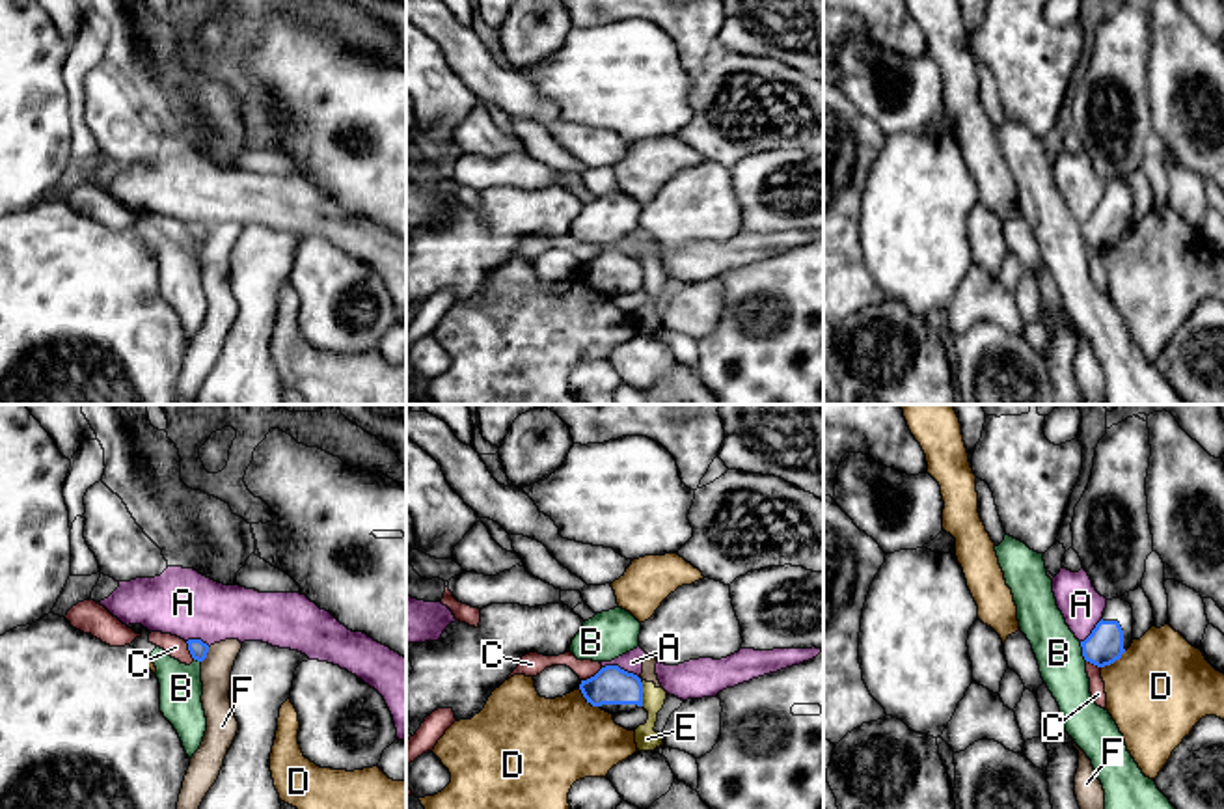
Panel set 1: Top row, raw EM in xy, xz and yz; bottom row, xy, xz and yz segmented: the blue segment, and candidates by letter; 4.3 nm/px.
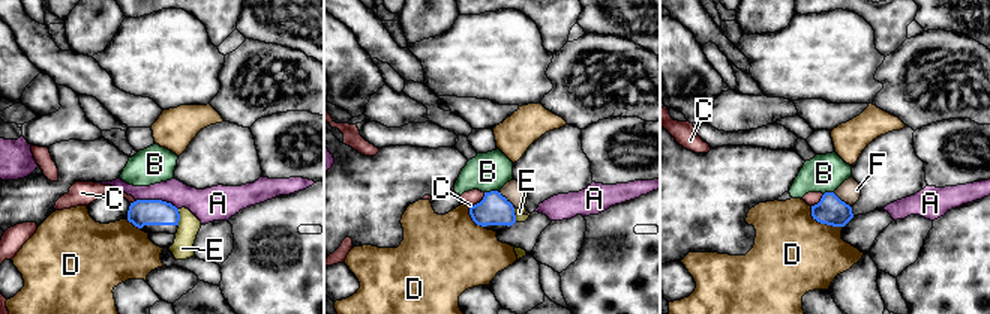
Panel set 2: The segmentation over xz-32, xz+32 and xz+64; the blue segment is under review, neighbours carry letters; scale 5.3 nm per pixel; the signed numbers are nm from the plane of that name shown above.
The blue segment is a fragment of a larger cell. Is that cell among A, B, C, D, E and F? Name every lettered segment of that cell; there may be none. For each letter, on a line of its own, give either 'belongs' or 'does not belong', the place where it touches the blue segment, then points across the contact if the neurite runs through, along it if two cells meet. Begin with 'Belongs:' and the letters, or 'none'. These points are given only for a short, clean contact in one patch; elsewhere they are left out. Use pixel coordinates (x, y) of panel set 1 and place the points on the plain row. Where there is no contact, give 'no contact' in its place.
Belongs: none
A: does not belong; meets blue in xz at (619, 250); border along xz (602, 248), (619, 248), (638, 260)
B: does not belong; meets blue in yz at (1083, 233); border along yz (1079, 224), (1081, 237), (1087, 243)
C: does not belong; meets blue in xz at (591, 260); border along xz (602, 250), (582, 263)
D: does not belong; meets blue in xz at (587, 282); border along xz (578, 271), (598, 289)
E: does not belong; meets blue in xz at (641, 274); border along xz (638, 260), (643, 287)
F: does not belong; meets blue in xy at (205, 237); border along xy (209, 230), (202, 245)

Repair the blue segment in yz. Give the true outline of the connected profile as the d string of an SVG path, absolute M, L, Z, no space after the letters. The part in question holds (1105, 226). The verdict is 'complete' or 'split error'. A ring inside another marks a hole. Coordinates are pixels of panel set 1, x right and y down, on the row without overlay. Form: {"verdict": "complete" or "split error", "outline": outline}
{"verdict": "split error", "outline": "M1122 181L1107 183L1101 203L1081 224L1086 244L1105 250L1122 240L1133 226L1133 190Z"}

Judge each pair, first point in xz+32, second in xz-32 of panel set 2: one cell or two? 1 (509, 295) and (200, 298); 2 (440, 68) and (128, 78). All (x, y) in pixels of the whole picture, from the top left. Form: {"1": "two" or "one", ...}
{"1": "two", "2": "one"}

